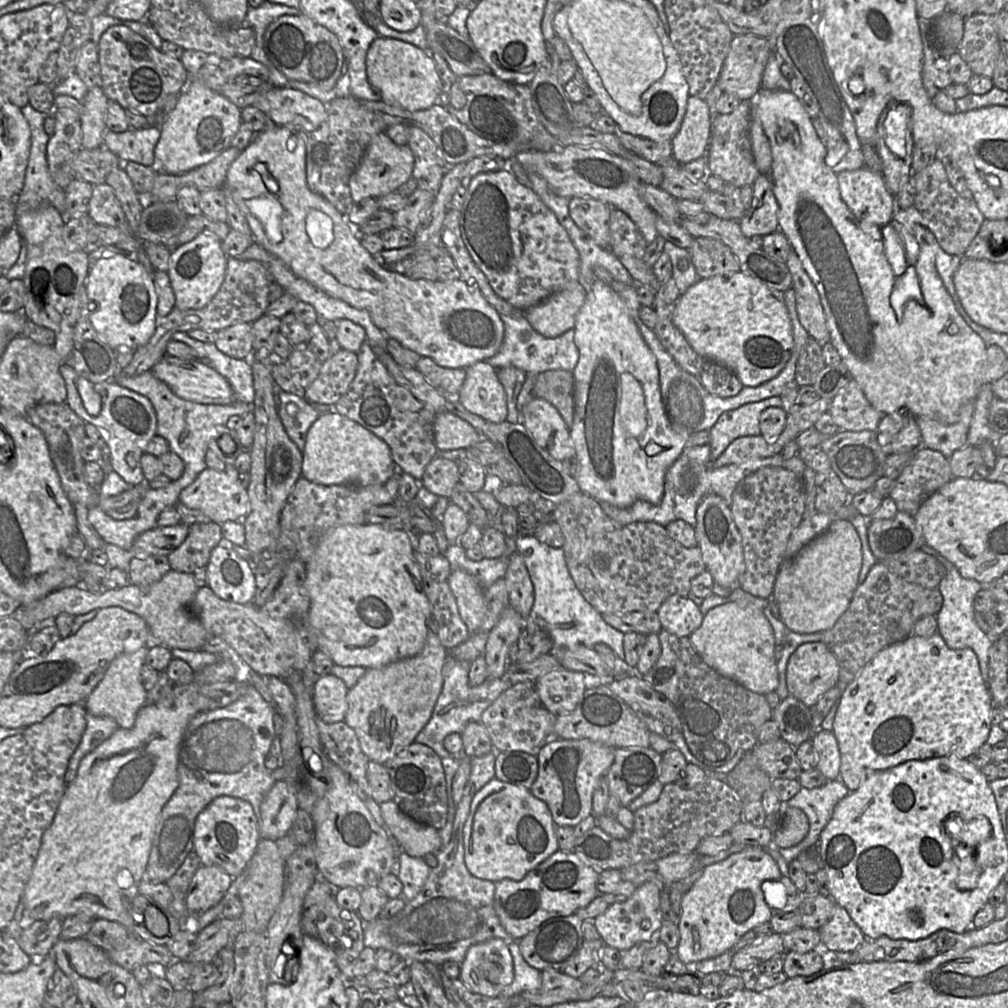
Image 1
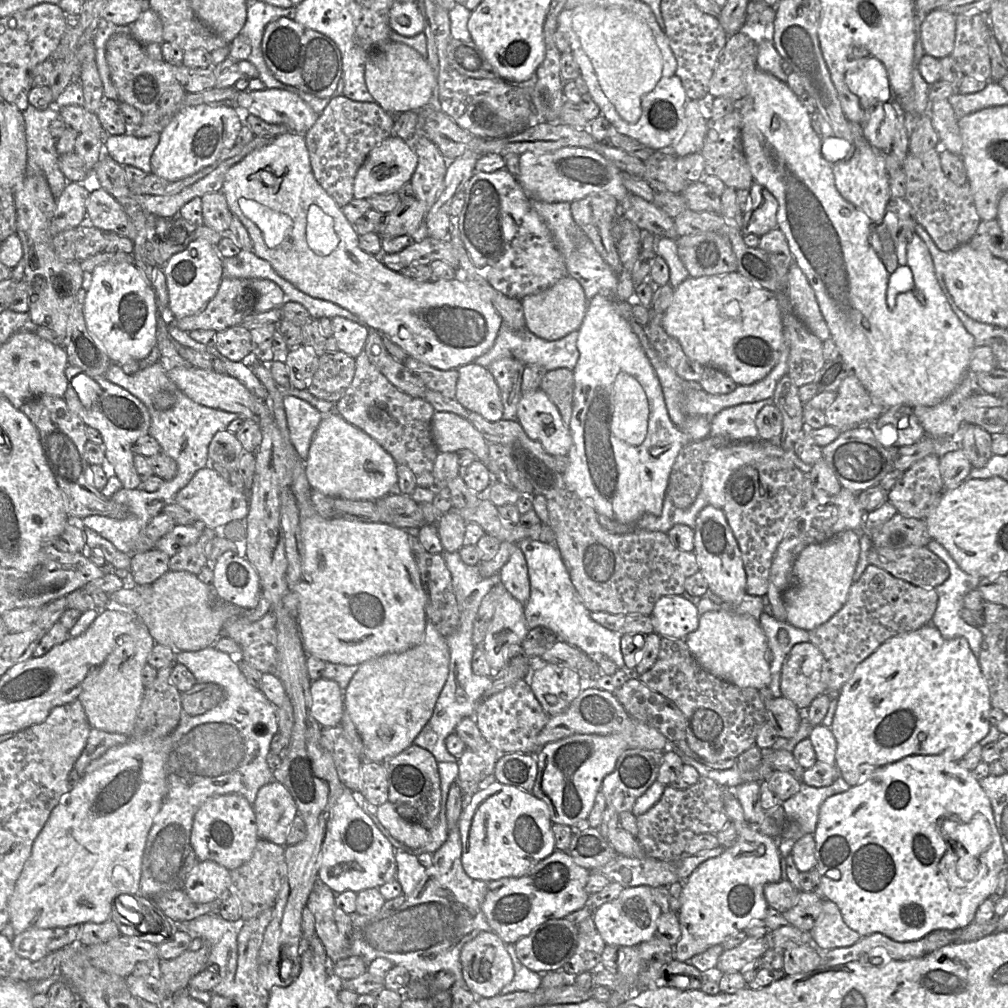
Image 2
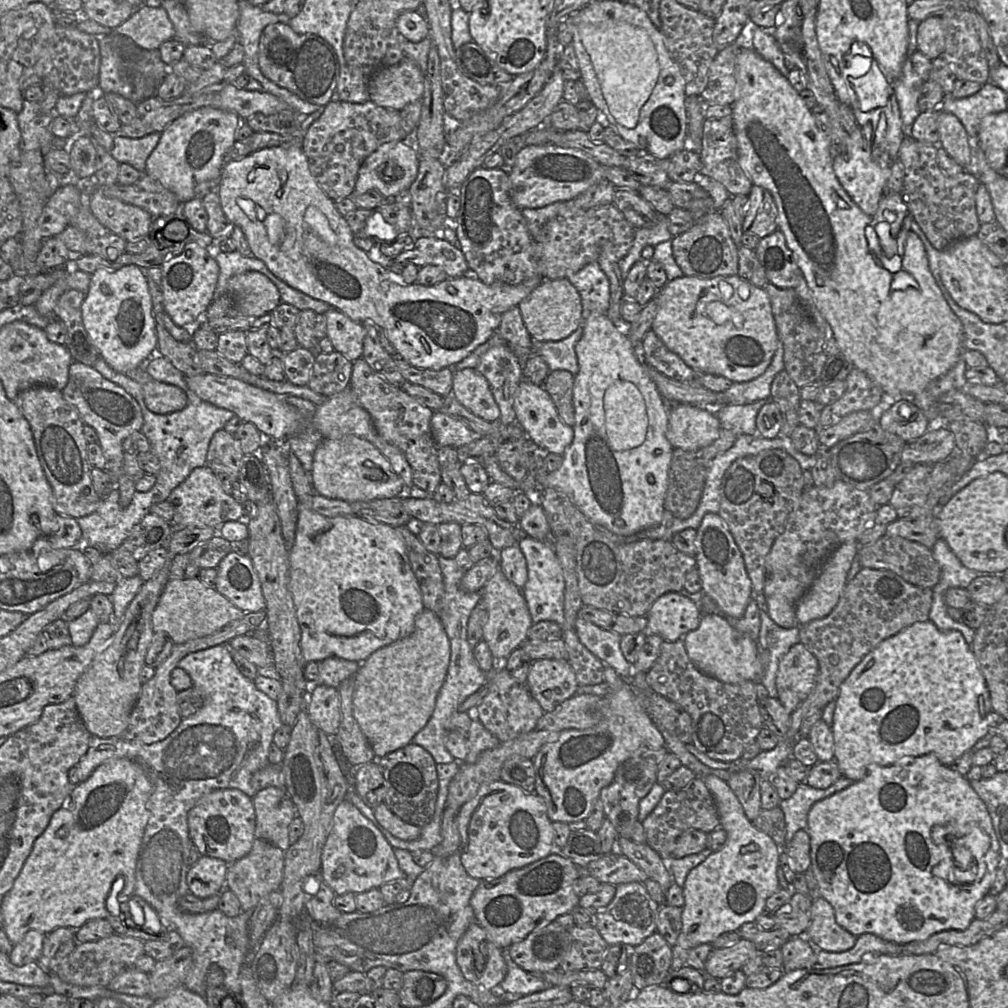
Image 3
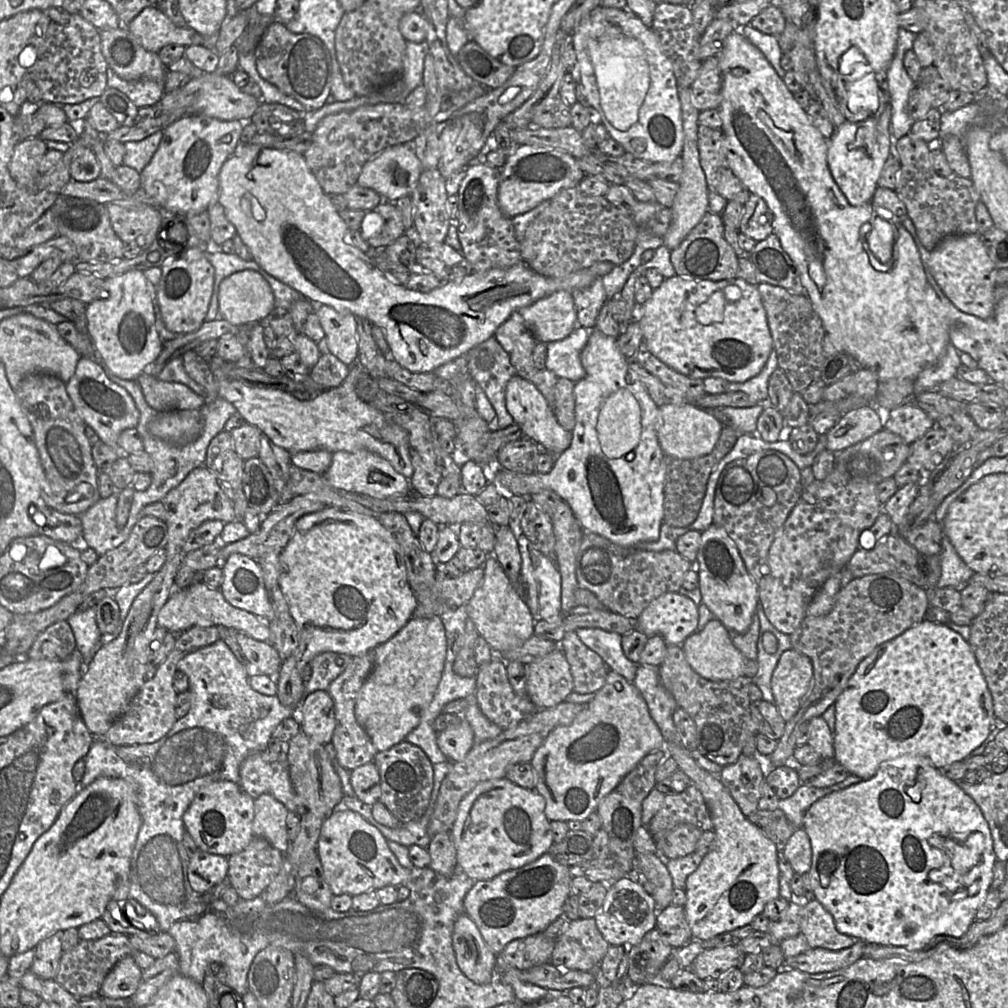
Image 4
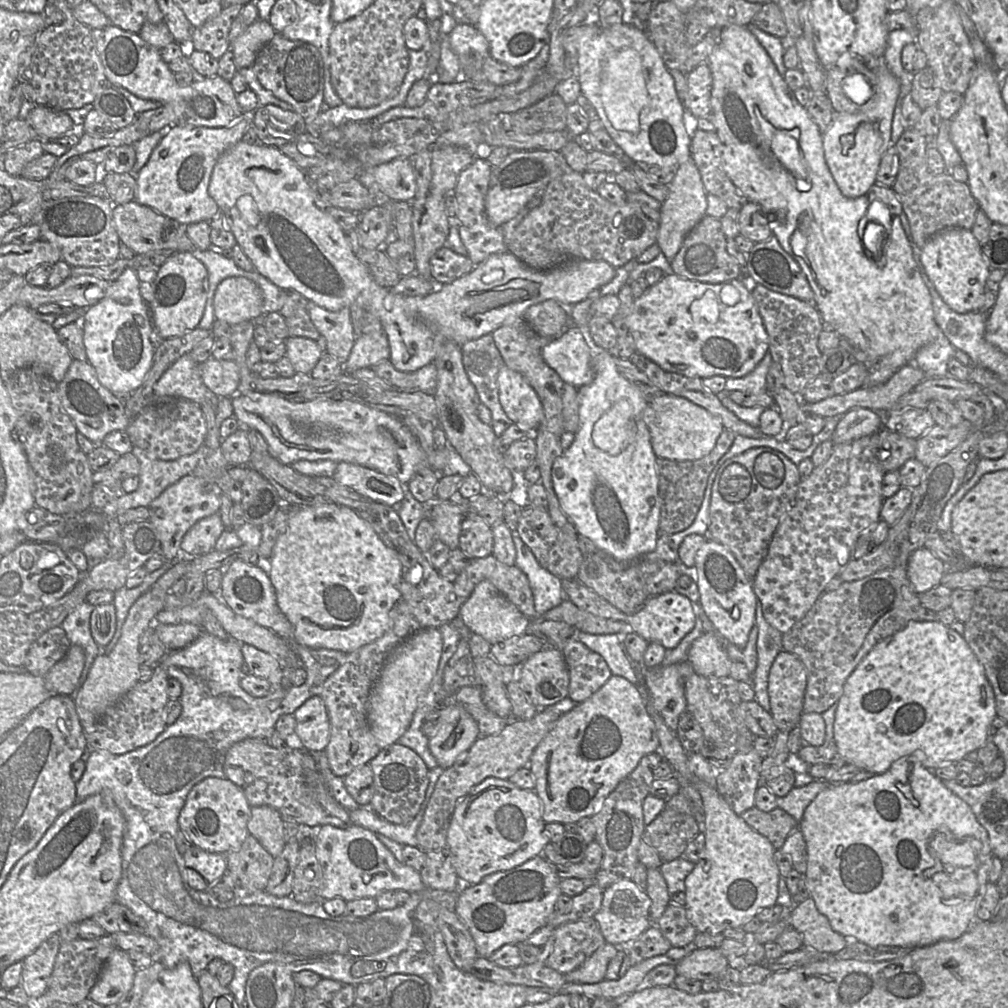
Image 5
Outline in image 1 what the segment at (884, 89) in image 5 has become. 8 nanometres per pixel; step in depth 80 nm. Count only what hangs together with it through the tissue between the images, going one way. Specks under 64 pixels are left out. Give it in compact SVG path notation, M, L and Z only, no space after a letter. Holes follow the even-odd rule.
M867 167L837 174L842 200L860 222L883 228L896 211L894 196L888 191L881 173Z

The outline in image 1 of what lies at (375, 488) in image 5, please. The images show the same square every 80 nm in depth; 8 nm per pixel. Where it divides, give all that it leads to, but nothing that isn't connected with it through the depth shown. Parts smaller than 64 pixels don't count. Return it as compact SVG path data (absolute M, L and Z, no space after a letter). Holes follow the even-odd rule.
M331 410L320 415L307 433L303 451L302 476L322 485L381 484L398 472L388 444L374 433Z

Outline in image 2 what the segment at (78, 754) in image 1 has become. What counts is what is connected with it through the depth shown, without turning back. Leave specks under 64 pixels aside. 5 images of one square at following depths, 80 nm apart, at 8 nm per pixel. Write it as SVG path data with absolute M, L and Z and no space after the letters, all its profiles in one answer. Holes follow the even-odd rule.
M91 728L86 746L75 762L72 772L76 772L82 776L92 761L100 758L109 749L127 743L129 739L128 735L109 733Z

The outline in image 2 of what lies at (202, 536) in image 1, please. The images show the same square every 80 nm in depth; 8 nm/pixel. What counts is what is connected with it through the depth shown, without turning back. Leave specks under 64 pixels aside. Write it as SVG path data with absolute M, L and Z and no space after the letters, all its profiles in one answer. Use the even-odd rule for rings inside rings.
M202 527L198 540L184 547L174 556L170 557L169 570L186 571L196 576L209 565L205 555L206 544L217 535L217 531L210 527Z

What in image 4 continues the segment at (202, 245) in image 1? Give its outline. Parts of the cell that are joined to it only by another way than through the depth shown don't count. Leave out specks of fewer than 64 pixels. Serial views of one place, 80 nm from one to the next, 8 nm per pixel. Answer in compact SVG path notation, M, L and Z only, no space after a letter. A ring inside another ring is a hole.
M194 247L161 266L157 298L166 329L177 335L197 330L205 321L213 292L215 270L202 249Z

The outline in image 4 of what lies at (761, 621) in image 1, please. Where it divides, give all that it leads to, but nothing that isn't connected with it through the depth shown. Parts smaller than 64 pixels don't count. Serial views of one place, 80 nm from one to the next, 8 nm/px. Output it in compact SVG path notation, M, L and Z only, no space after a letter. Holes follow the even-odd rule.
M716 618L710 620L701 631L688 636L682 649L691 668L707 680L726 681L744 676L748 659L733 645L727 628Z

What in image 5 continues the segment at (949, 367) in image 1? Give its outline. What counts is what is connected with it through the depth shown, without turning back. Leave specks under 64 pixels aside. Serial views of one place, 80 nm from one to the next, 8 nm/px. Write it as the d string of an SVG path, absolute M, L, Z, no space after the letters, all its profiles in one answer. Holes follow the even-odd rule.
M729 25L722 28L720 42L714 48L706 62L710 67L713 79L711 107L714 115L716 133L722 145L723 168L733 184L748 201L757 203L762 208L763 213L773 214L769 224L772 234L778 239L784 251L799 264L805 274L814 293L815 307L819 311L823 323L826 324L825 326L829 326L836 331L841 338L847 339L851 345L866 353L868 355L869 366L895 351L900 351L906 358L908 364L913 363L917 351L935 337L939 326L934 318L931 294L914 260L913 250L901 225L899 216L895 216L892 219L891 232L884 241L880 258L876 259L866 249L865 244L861 243L858 234L858 224L866 215L869 207L869 198L867 194L856 198L847 198L841 193L825 162L822 142L823 133L819 131L818 126L811 119L806 108L801 106L797 101L794 92L785 82L784 76L780 75L769 54L759 43L757 38L747 29L747 26Z

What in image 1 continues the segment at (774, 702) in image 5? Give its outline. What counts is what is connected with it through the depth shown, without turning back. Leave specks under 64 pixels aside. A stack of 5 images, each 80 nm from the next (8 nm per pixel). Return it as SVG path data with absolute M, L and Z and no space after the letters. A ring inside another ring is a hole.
M822 641L801 644L790 656L786 668L786 686L790 696L807 707L835 687L839 665L833 653Z

